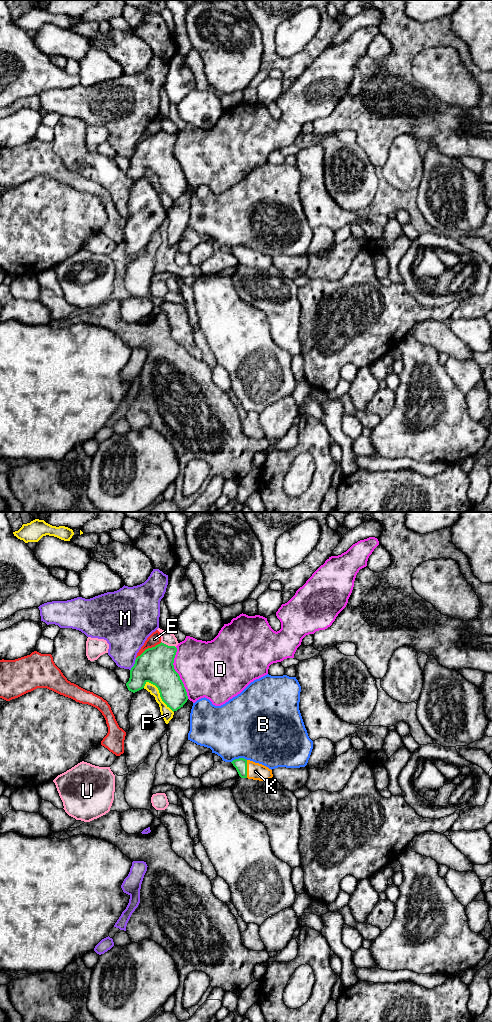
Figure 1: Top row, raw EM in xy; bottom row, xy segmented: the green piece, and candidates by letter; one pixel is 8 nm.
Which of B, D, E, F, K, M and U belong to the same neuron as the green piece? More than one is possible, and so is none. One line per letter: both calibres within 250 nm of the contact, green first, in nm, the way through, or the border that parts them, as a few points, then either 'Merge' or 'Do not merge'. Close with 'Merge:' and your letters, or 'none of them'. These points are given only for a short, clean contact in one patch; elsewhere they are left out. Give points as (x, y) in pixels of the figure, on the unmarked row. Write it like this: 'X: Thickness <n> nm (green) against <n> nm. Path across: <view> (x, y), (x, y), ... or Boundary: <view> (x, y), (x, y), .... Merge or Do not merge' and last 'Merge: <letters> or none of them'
B: Thickness 100 nm (green) against 480 nm. Do not merge
D: Thickness 280 nm (green) against 440 nm. Do not merge
E: Thickness 280 nm (green) against 100 nm. Do not merge
F: Thickness 280 nm (green) against 90 nm. Do not merge
K: Thickness 100 nm (green) against 140 nm. Merge
M: Thickness 280 nm (green) against 320 nm. Do not merge
U: Thickness 280 nm (green) against 100 nm. Do not merge
Merge: K

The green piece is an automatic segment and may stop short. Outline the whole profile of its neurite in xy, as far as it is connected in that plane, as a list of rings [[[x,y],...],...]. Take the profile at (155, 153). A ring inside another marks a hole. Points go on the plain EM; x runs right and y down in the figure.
[[[162,130],[146,137],[136,146],[130,158],[130,166],[126,171],[128,178],[135,181],[149,170],[158,176],[162,189],[173,200],[183,195],[188,184],[179,162],[174,157],[176,140],[175,134]]]

